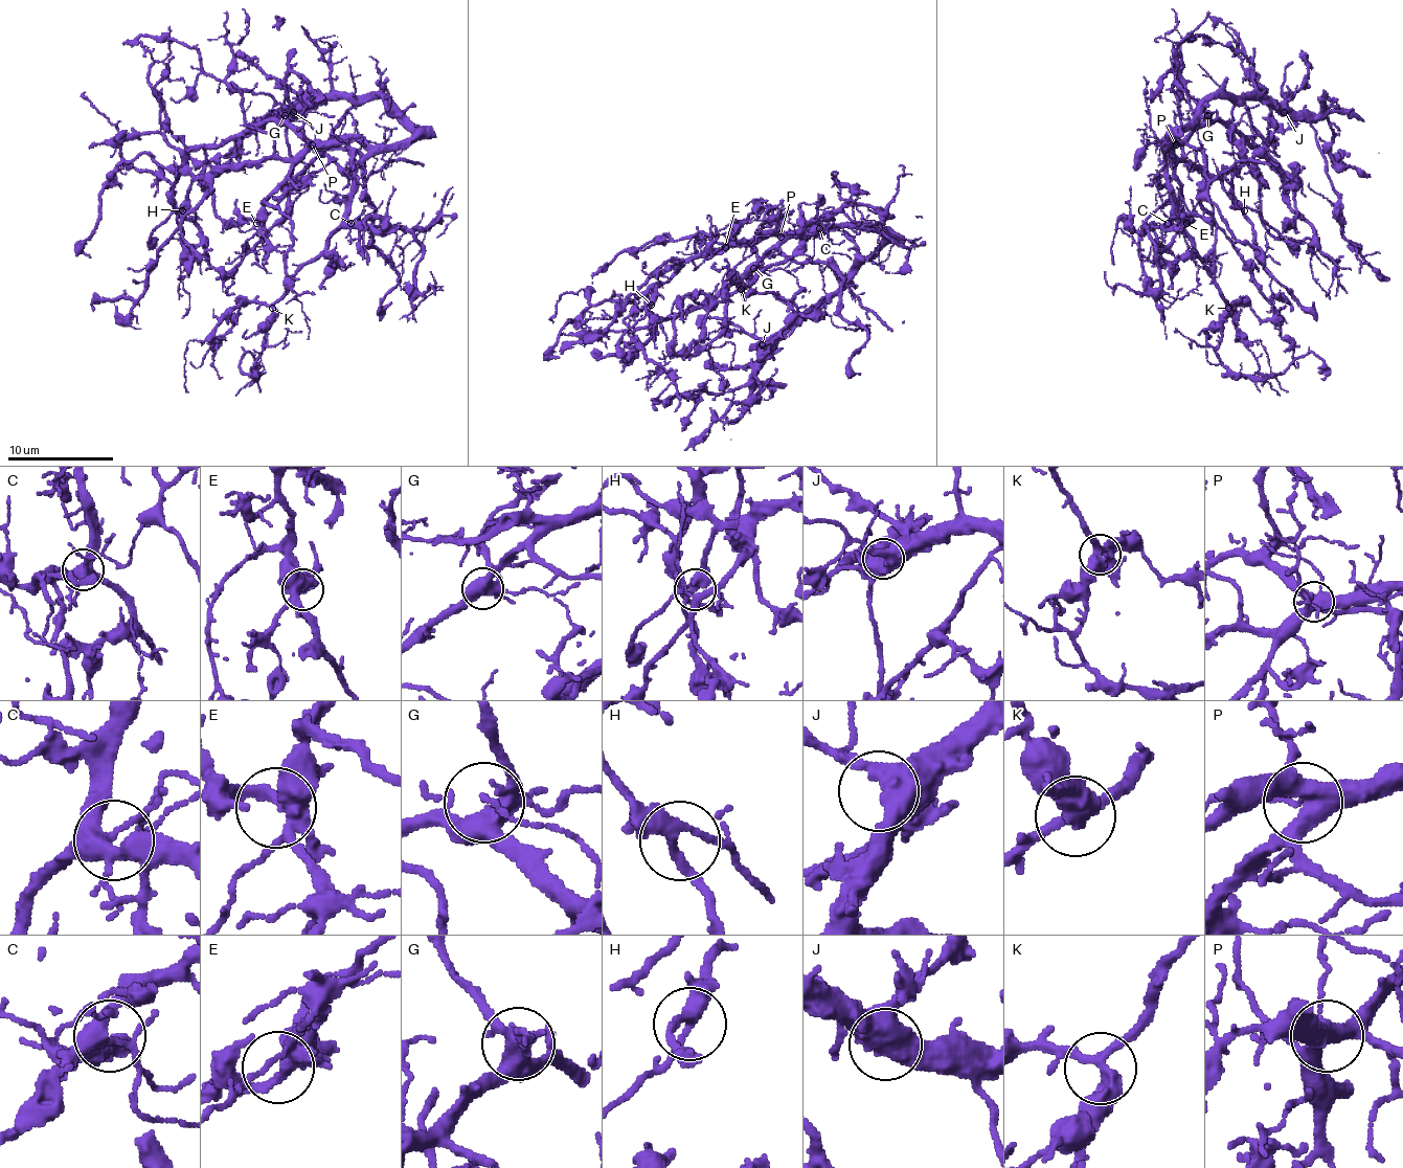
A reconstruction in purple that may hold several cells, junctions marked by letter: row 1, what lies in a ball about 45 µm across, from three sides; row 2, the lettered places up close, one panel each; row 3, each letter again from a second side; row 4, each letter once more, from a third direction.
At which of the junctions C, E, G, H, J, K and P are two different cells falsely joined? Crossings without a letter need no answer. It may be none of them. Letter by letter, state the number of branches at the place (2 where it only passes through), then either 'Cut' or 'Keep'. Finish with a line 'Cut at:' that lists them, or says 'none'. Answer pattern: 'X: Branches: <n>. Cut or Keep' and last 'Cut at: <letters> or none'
C: Branches: 6. Keep
E: Branches: 4. Keep
G: Branches: 5. Keep
H: Branches: 3. Keep
J: Branches: 3. Keep
K: Branches: 3. Keep
P: Branches: 5. Keep
Cut at: none

